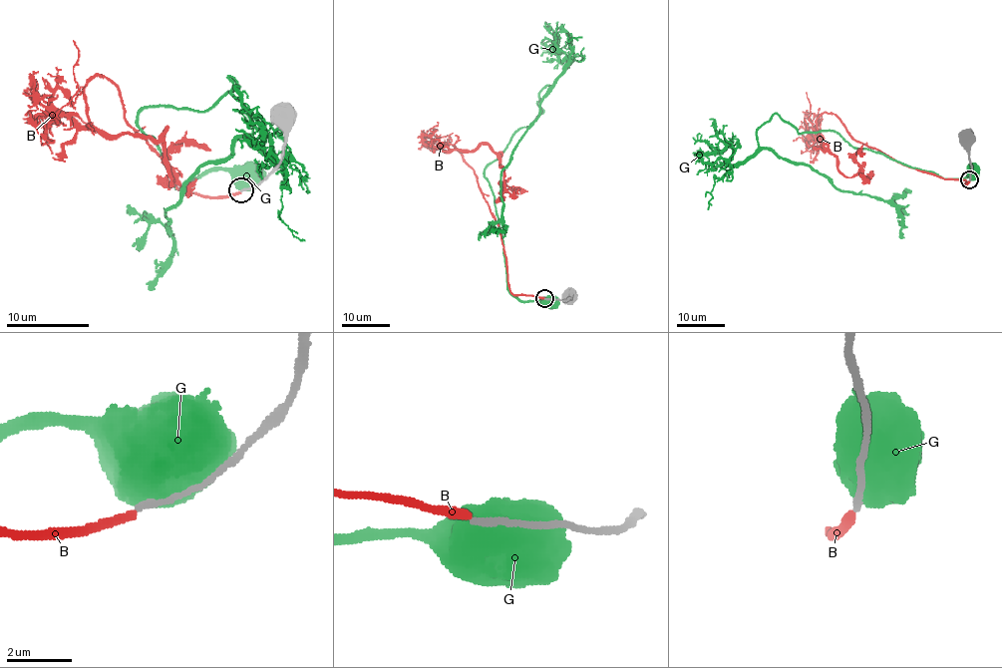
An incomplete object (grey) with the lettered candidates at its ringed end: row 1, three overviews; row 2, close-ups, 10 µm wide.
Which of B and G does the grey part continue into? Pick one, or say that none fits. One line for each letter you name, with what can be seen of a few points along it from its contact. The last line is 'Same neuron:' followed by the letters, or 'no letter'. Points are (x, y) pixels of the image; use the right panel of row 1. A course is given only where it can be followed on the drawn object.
Same neuron: no letter

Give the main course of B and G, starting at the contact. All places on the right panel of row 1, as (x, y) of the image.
B: (969, 180), (895, 162), (854, 140), (834, 114), (817, 120), (816, 149), (847, 177), (862, 157)
G: (970, 177), (799, 134), (776, 114), (758, 129), (778, 157), (888, 201), (901, 238)

